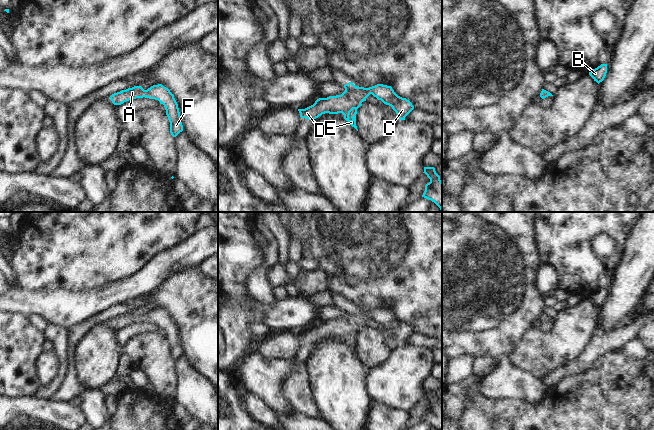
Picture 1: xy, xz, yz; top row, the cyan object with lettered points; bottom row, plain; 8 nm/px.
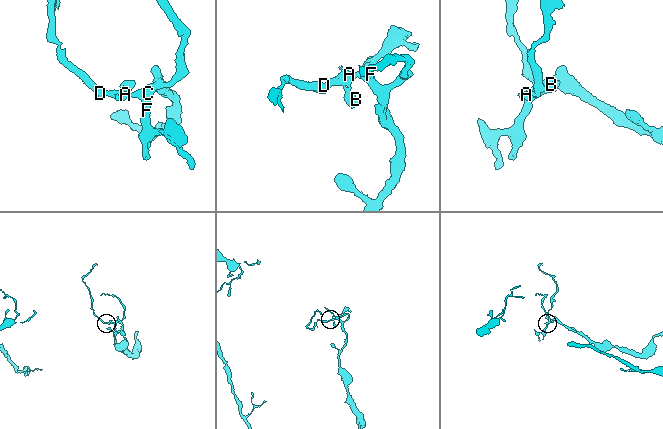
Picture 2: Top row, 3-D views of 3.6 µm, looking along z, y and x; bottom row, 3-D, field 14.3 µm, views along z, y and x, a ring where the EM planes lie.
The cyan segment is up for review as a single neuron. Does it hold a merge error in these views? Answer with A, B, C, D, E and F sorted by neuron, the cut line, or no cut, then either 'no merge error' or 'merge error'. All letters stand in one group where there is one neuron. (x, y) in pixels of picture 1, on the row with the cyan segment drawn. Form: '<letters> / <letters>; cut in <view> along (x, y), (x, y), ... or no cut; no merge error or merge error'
A B C D E F; no cut; no merge error

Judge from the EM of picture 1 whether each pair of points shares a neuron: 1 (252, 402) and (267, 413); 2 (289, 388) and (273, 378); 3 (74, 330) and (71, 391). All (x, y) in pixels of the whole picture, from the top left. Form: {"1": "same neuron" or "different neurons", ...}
{"1": "same neuron", "2": "different neurons", "3": "same neuron"}

